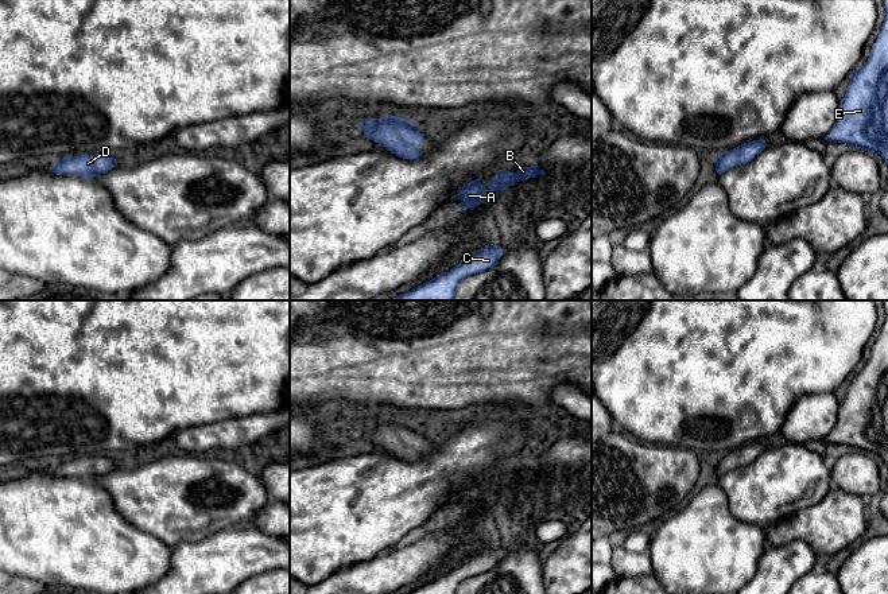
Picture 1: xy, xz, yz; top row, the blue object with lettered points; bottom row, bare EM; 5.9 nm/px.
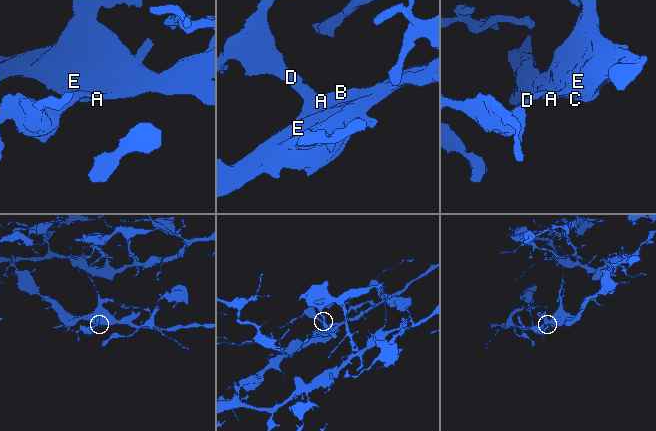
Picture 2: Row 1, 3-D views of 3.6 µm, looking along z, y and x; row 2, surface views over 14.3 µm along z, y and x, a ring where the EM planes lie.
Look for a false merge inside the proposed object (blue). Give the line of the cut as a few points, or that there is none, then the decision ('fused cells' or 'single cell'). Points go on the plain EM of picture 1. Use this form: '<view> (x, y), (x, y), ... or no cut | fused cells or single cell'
no cut | single cell

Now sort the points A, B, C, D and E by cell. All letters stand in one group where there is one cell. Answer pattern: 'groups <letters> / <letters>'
groups A B C D E

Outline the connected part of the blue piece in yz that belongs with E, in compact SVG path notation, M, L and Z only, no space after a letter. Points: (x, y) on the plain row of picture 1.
M883 300L883 306L885 321L880 337L868 362L853 373L846 396L839 403L837 423L823 440L876 454L888 466L888 300Z

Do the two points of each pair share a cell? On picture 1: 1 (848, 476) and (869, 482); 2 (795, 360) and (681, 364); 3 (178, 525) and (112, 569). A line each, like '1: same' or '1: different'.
1: same
2: same
3: different

